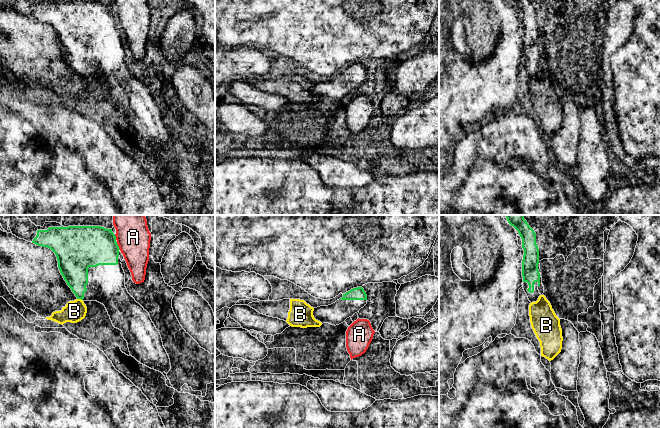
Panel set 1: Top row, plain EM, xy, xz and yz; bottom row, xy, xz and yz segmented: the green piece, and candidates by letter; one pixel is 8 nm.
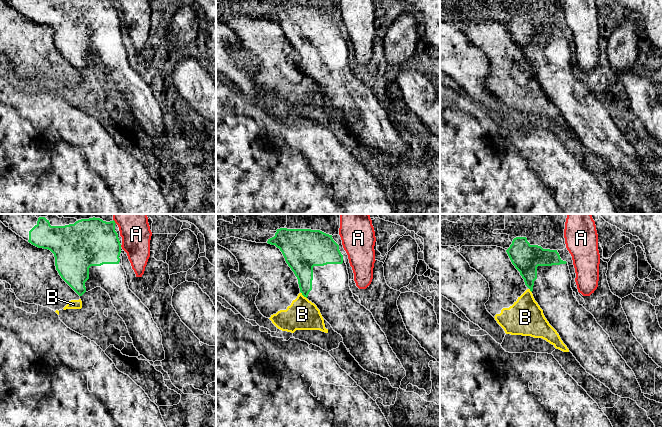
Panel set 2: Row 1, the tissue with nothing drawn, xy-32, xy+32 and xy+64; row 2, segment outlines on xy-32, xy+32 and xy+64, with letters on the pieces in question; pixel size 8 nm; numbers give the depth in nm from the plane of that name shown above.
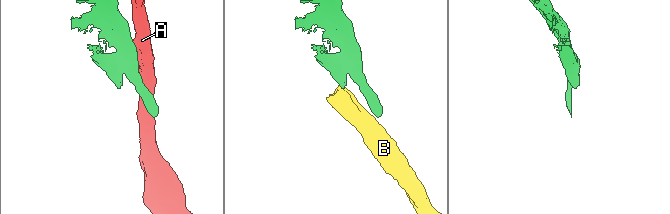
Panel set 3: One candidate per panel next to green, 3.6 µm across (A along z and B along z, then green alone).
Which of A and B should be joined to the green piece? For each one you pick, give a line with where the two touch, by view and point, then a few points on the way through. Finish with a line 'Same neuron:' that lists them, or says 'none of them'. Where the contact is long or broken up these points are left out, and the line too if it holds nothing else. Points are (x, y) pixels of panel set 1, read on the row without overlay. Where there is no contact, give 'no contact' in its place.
Same neuron: none of them

